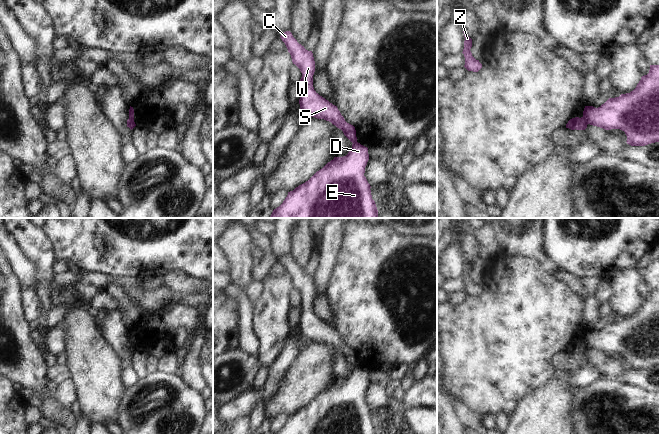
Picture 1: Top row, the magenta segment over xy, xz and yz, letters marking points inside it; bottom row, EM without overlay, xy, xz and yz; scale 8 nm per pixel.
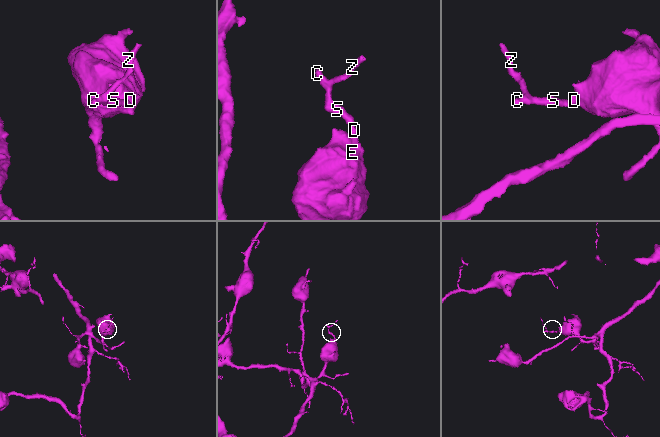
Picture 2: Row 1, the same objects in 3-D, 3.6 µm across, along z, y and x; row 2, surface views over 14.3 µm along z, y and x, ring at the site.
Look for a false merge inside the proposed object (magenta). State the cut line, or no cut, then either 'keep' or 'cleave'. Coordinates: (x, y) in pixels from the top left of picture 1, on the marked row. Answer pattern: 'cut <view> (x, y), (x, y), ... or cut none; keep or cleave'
cut yz (582, 117), (587, 124); cleave

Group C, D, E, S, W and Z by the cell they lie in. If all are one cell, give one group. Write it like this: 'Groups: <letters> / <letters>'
Groups: C S W Z / D E.

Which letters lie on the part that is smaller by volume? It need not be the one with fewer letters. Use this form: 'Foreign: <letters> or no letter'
Foreign: C, S, W, Z

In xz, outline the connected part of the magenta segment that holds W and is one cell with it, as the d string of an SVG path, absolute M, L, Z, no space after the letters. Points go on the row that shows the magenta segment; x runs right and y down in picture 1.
M290 31L280 36L291 55L292 62L301 71L301 94L299 99L301 113L324 119L341 129L344 135L352 142L357 141L355 127L347 123L337 106L320 96L313 87L315 61L312 51L308 51L297 42Z

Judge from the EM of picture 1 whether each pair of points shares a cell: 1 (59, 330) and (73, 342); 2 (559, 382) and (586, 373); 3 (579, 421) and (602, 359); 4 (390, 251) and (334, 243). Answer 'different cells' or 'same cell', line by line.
1: different cells
2: different cells
3: different cells
4: different cells

